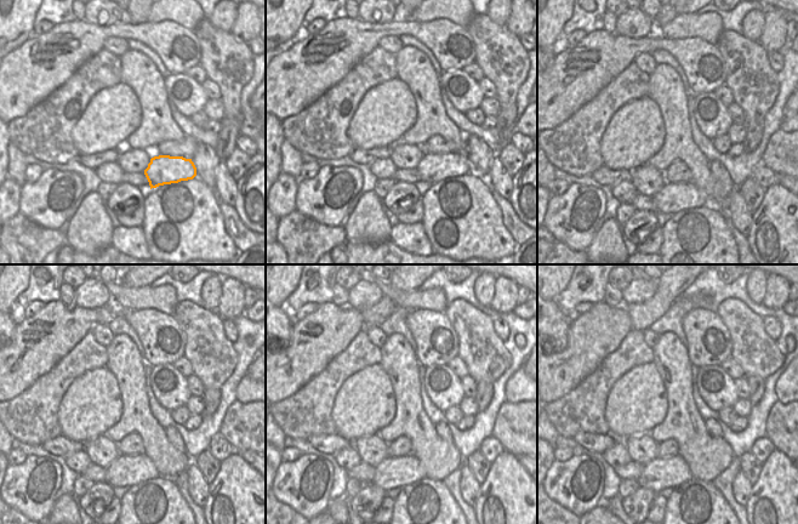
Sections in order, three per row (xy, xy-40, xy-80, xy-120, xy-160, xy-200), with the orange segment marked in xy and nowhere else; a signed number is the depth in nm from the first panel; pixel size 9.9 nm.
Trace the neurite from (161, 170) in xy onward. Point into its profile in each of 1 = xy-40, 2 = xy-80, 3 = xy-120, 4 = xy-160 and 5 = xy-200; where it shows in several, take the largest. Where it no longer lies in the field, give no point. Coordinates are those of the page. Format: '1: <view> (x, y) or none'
1: xy-40 (435, 167)
2: xy-80 (673, 198)
3: xy-120 (127, 470)
4: xy-160 (394, 471)
5: xy-200 (660, 473)

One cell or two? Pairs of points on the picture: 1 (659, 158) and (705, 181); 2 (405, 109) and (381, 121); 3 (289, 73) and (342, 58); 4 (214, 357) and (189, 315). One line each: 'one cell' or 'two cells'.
1: one cell
2: two cells
3: one cell
4: one cell

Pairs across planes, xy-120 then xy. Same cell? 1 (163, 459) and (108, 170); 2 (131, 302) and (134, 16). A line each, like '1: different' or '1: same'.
1: different
2: different

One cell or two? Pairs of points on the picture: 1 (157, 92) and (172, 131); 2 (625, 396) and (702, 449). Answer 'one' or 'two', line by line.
1: two
2: two

